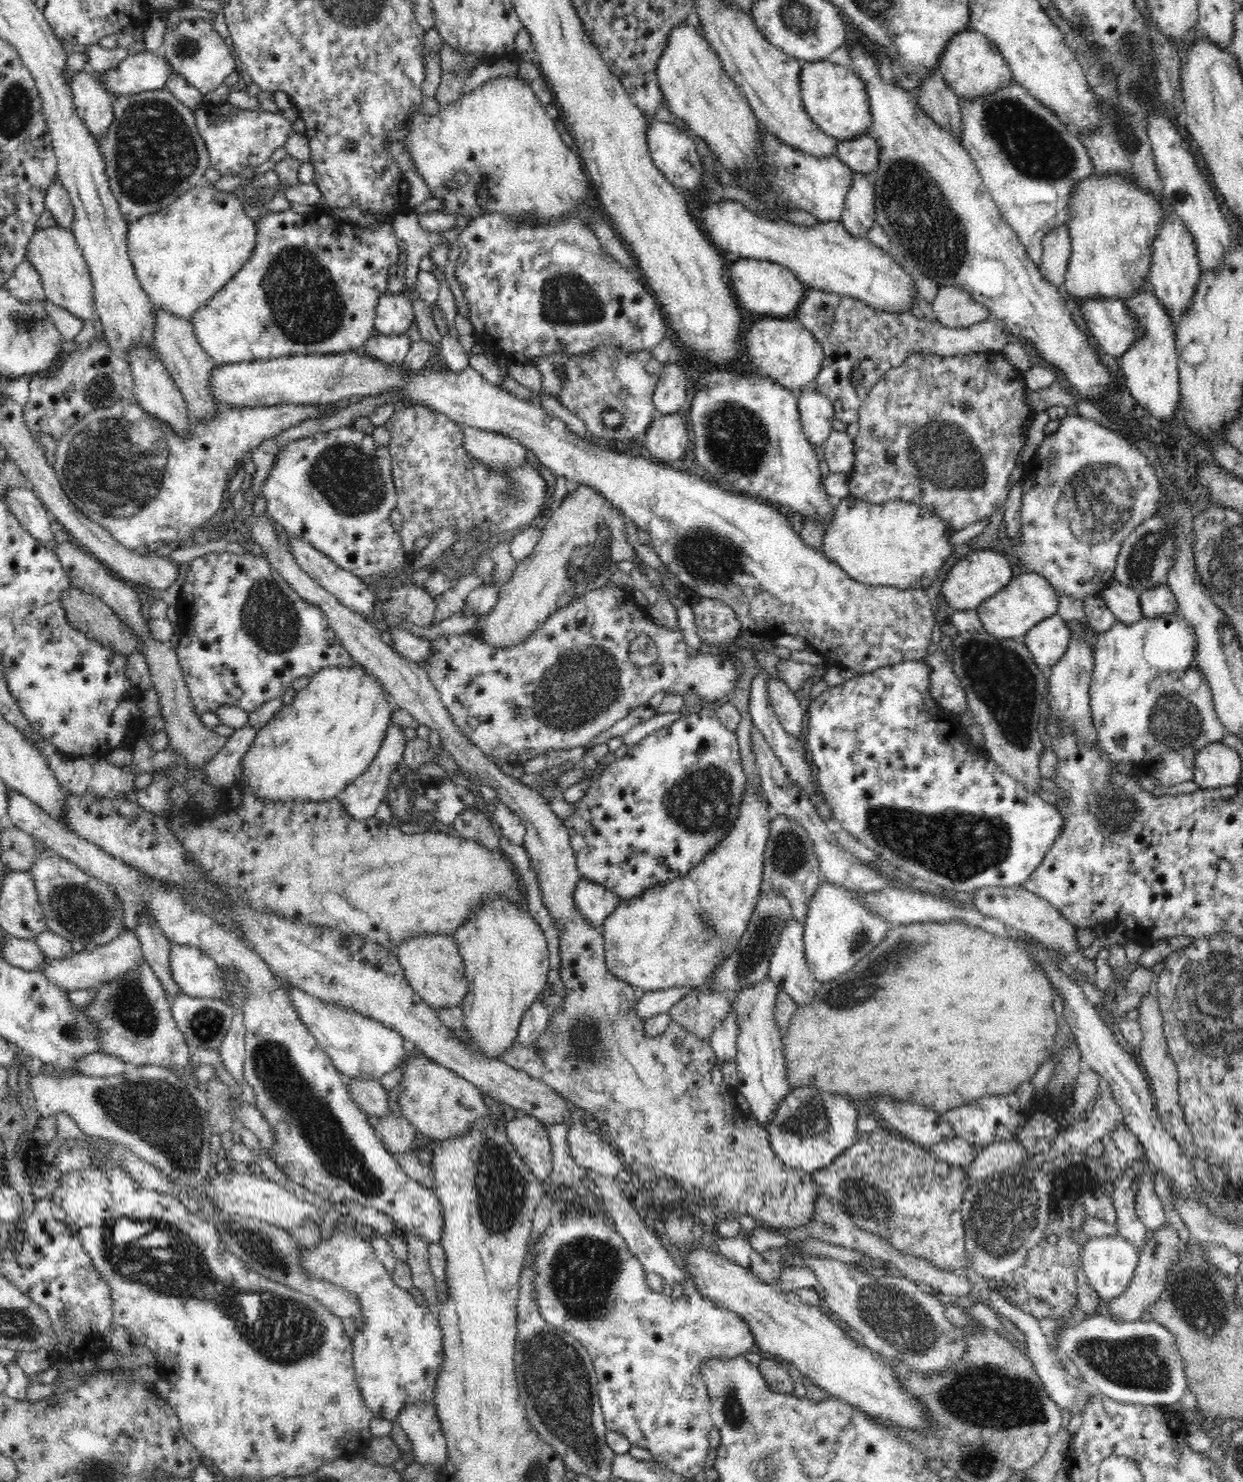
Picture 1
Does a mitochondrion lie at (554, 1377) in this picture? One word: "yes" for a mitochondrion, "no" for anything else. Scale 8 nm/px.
yes

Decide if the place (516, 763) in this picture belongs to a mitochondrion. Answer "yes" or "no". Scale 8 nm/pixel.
no

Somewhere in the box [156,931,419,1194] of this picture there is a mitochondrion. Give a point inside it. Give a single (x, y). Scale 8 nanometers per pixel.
(207, 1024)

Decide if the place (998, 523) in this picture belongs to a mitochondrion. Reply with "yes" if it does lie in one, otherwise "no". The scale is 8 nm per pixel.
no

